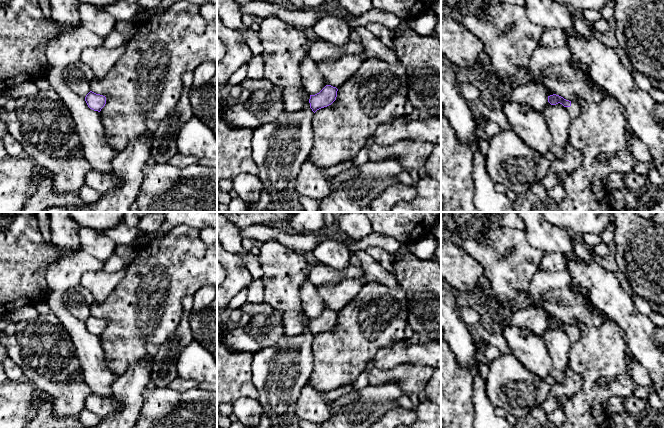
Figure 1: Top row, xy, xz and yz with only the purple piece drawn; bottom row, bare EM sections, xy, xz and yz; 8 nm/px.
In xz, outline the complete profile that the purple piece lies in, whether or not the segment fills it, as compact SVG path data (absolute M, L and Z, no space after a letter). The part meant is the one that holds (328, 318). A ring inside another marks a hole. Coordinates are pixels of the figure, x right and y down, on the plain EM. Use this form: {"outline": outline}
{"outline": "M326 309L319 317L310 319L310 332L315 337L317 334L331 329L337 321L338 313L331 309Z"}

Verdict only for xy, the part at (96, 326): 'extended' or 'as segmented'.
as segmented

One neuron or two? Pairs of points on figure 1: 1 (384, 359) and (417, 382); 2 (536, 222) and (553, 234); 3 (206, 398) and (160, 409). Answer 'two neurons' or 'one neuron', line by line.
1: two neurons
2: one neuron
3: one neuron

